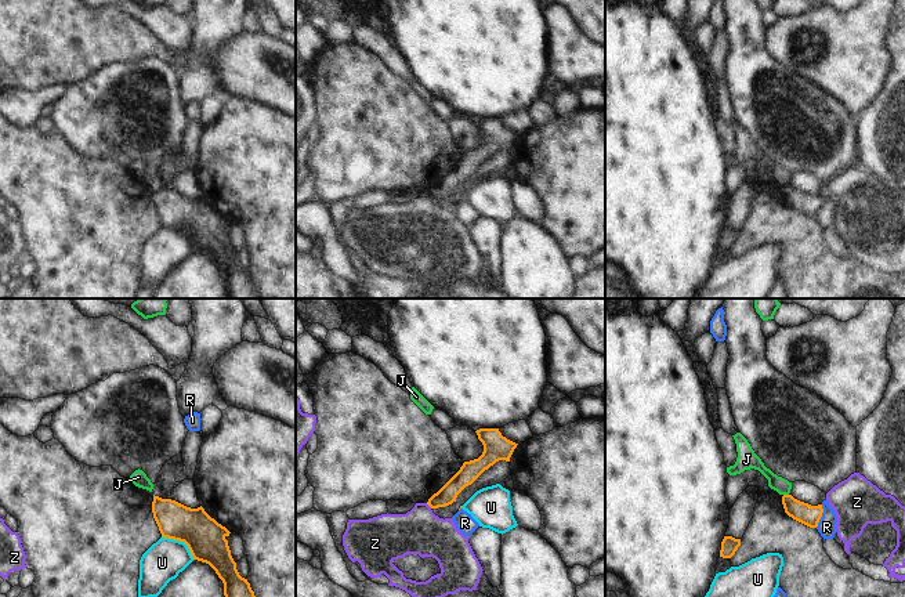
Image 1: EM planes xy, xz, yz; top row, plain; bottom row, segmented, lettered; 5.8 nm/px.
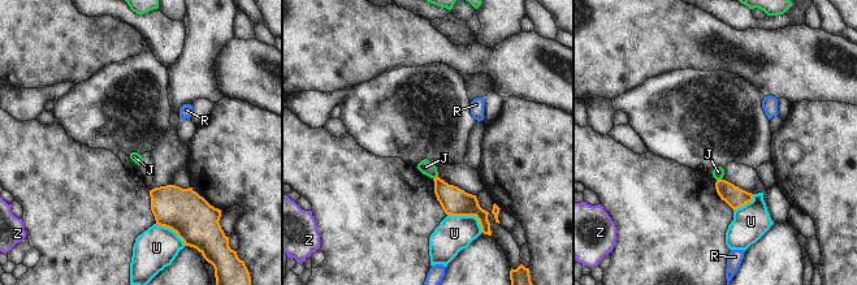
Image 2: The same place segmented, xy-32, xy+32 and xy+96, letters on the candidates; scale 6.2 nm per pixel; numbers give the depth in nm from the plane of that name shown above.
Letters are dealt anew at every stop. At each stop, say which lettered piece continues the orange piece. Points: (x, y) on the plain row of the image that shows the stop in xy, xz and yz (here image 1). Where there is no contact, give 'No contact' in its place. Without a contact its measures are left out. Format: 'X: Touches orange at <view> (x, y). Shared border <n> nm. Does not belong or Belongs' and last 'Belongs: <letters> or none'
J: Touches orange at yz (786, 185). Shared border 30 nm. Does not belong
R: Touches orange at yz (821, 206). Shared border 140 nm. Does not belong
U: Touches orange at xy (181, 231). Shared border 240 nm. Does not belong
Z: Touches orange at xz (429, 195). Shared border 50 nm. Does not belong
Belongs: none

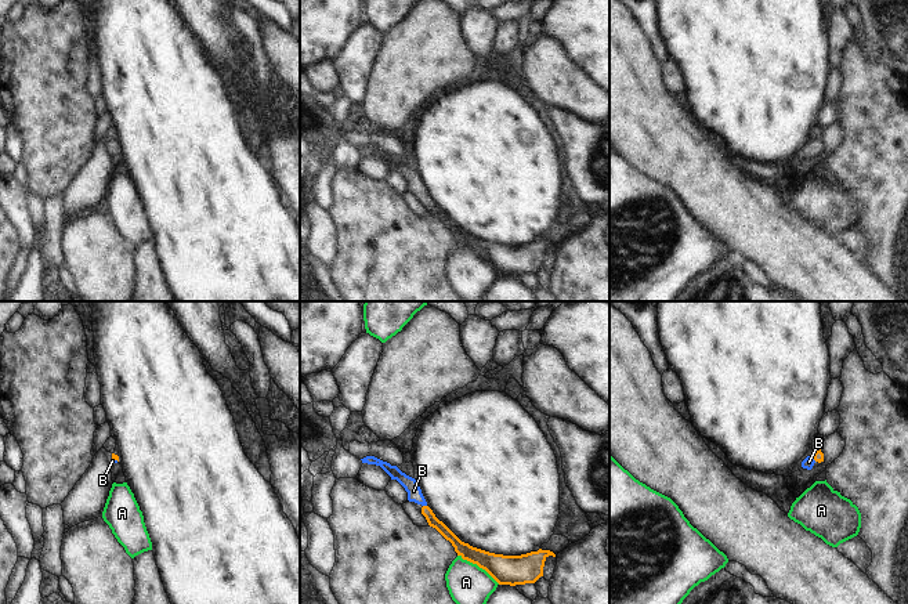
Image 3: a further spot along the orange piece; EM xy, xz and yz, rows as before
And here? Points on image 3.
A: Touches orange at xz (478, 256). Shared border 300 nm. Does not belong
B: Touches orange at xz (424, 196). Shared border 30 nm. Belongs
Belongs: B

